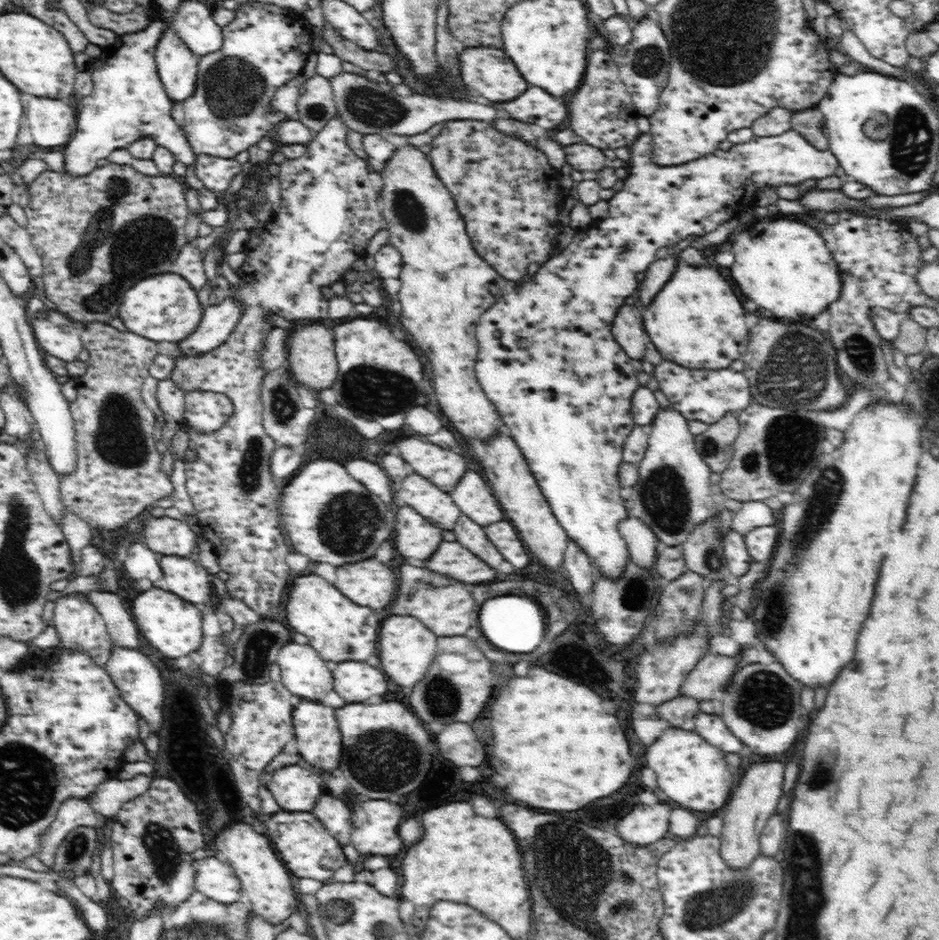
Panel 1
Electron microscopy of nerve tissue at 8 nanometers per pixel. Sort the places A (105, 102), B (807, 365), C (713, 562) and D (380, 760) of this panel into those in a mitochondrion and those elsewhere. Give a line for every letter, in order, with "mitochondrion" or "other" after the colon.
A: other
B: mitochondrion
C: mitochondrion
D: mitochondrion

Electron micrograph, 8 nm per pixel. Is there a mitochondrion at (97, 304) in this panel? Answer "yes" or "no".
yes

